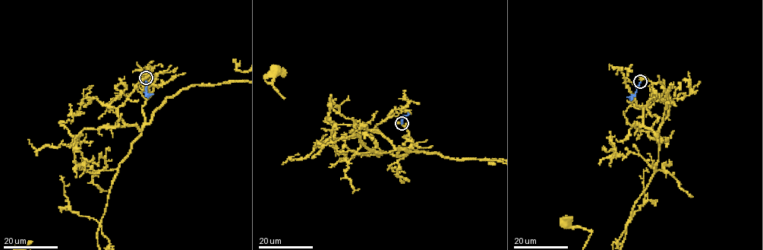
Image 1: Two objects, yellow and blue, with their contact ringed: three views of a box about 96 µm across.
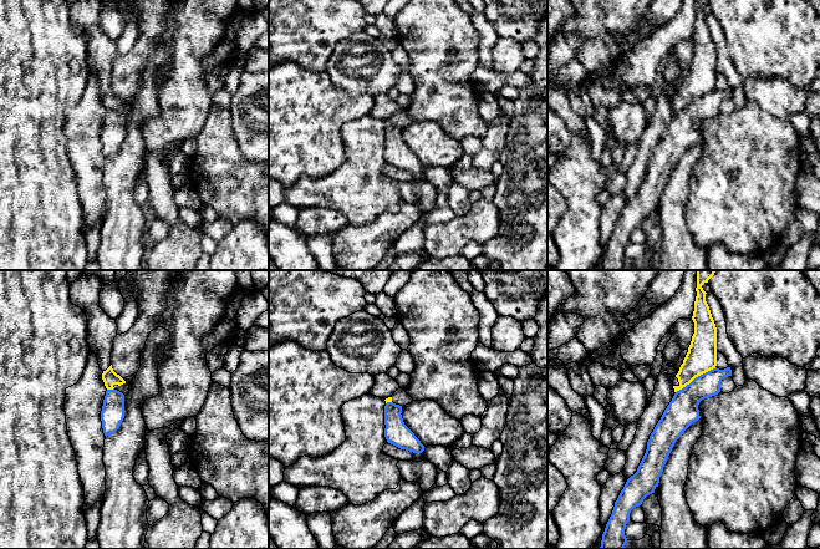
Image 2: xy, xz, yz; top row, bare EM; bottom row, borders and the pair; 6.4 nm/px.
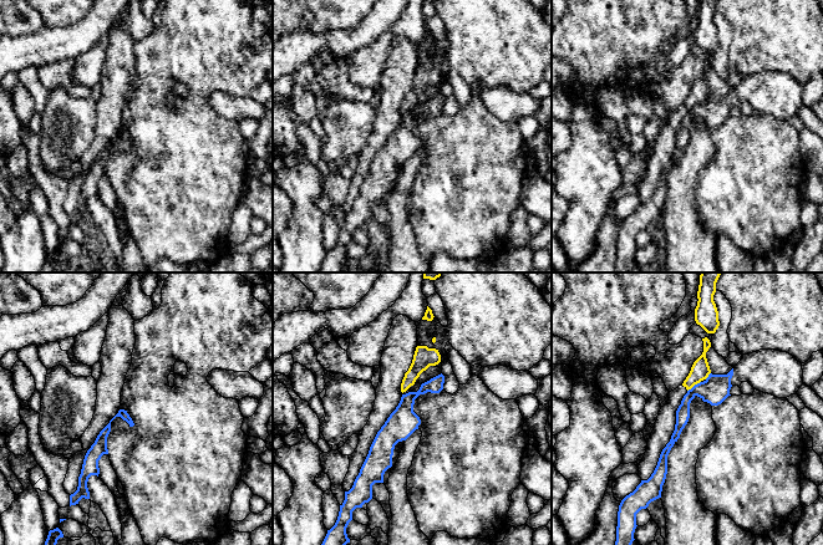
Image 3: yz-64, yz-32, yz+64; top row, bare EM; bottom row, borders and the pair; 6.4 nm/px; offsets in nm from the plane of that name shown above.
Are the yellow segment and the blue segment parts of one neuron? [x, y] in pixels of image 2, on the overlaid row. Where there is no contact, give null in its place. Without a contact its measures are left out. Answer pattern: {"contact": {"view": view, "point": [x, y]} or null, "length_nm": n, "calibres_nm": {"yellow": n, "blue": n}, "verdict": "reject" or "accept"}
{"contact": {"view": "yz", "point": [696, 376]}, "length_nm": 300, "calibres_nm": {"yellow": 190, "blue": 200}, "verdict": "reject"}

